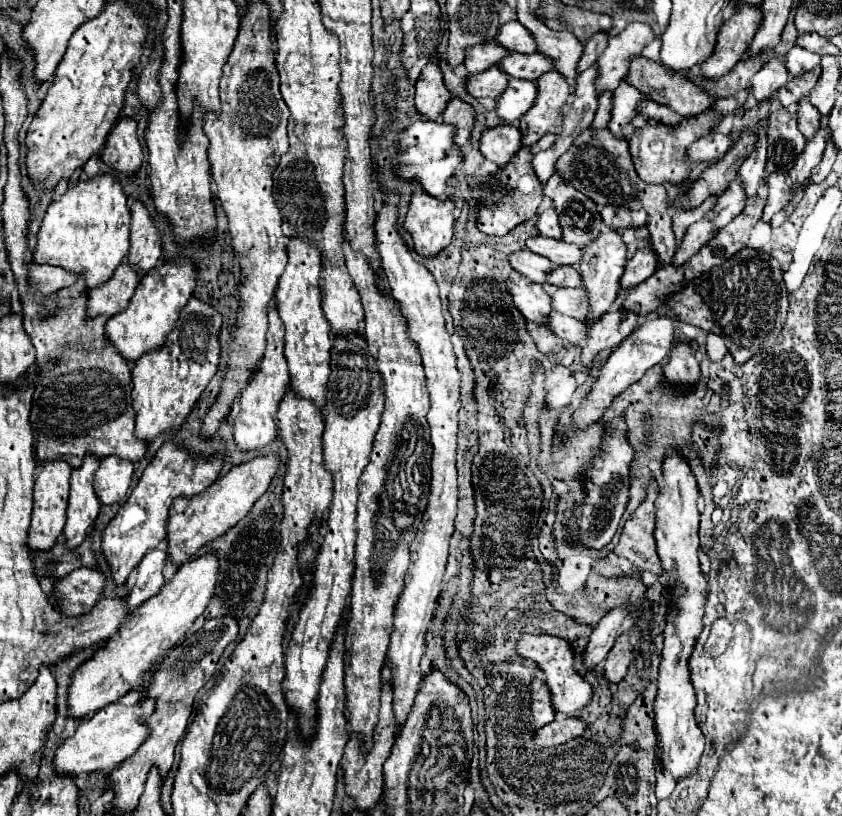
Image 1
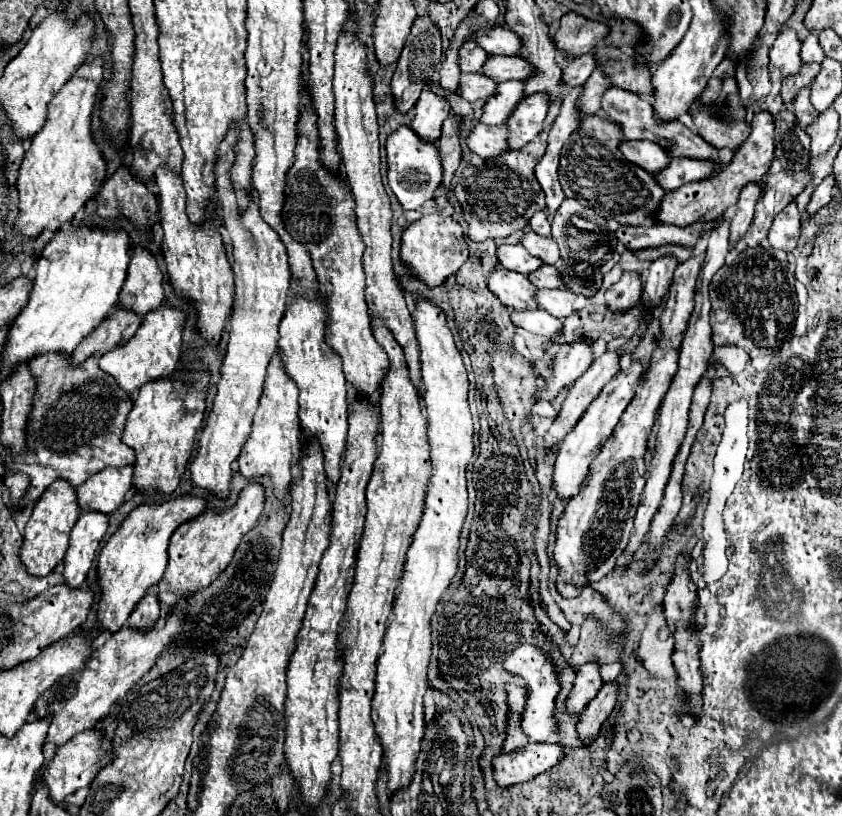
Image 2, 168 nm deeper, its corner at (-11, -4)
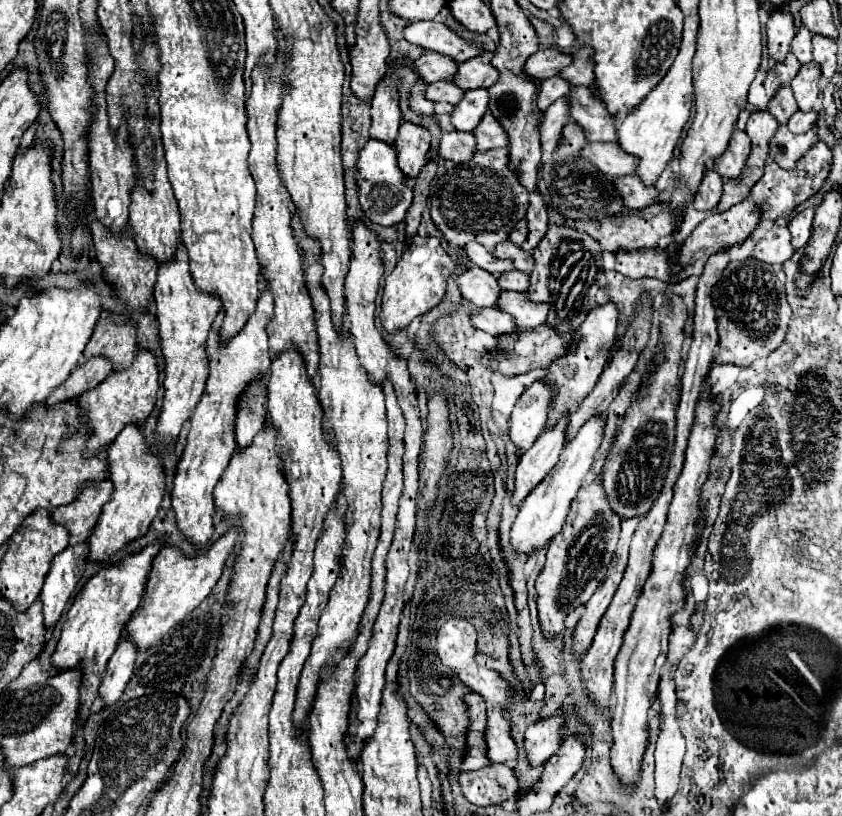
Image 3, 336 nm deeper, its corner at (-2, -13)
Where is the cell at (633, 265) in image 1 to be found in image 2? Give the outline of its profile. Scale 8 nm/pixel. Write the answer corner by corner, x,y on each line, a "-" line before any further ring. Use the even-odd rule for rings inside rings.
623,272
621,280
605,292
605,300
611,310
627,310
641,302
641,274

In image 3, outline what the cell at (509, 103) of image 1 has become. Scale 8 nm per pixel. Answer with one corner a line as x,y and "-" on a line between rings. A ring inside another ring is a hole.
474,89
474,91
464,91
464,97
460,99
458,105
454,105
452,111
452,125
456,131
472,131
482,115
488,109
488,91
486,89

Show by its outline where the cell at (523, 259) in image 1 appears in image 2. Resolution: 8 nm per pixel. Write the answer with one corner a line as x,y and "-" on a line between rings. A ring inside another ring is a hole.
515,244
515,246
499,246
497,248
497,258
499,258
499,264
505,266
507,270
513,270
513,272
519,272
519,274
529,274
529,272
535,272
543,262
537,260
535,256
531,256
521,244

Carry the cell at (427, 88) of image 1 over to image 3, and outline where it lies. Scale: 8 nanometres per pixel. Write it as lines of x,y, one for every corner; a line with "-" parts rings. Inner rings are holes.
402,123
396,135
398,165
404,177
414,179
426,165
426,153
430,149
430,133
414,123

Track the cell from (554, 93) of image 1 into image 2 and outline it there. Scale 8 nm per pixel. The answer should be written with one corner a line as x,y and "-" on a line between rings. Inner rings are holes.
545,92
527,96
507,120
509,148
523,148
543,132
543,122
549,112
549,96

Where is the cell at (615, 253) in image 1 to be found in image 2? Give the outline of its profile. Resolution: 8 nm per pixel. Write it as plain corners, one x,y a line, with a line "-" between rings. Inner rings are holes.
579,336
569,344
561,344
553,358
553,374
537,392
537,400
553,400
563,388
571,386
593,360
593,340

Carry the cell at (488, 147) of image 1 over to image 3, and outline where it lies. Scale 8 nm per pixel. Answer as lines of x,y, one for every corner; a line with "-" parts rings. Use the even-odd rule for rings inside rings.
452,131
444,133
438,143
438,155
442,159
452,159
454,163
464,163
474,155
474,137
472,133

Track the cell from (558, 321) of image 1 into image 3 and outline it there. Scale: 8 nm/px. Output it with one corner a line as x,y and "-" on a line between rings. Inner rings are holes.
478,309
474,313
470,313
470,323
480,329
486,331
490,335
502,335
502,333
512,333
516,331
516,325
512,321
512,317
508,313
502,313
500,309

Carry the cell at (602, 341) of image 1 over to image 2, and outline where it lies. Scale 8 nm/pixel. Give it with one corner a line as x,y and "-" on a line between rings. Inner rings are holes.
607,350
603,356
599,356
589,366
589,370
581,376
581,380
577,380
577,384
573,384
573,388
569,390
569,396
563,402
563,408
561,408
555,424
551,426
551,430
545,436
547,448
555,448
565,438
565,434
573,428
573,424
587,410
591,400
621,370
619,360
621,360
621,354
617,350
615,352

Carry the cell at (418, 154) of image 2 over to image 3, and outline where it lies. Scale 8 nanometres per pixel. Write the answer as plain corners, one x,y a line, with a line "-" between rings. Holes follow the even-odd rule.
370,139
368,145
364,145
364,149
360,149
356,169
358,169
356,171
358,201
360,201
360,209
362,209
364,217
370,219
372,223
378,223
384,227
398,225
404,219
404,215
412,203
412,189
398,169
396,149
382,141

